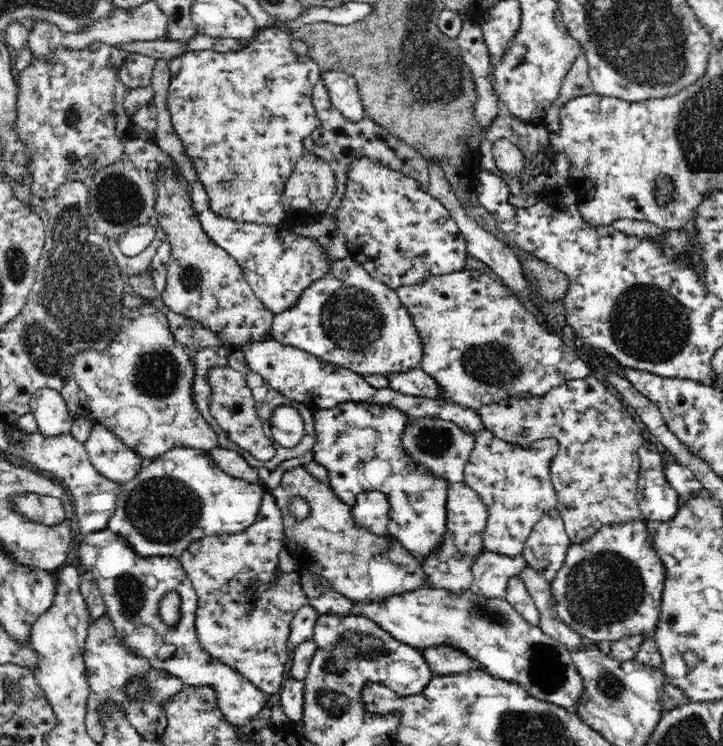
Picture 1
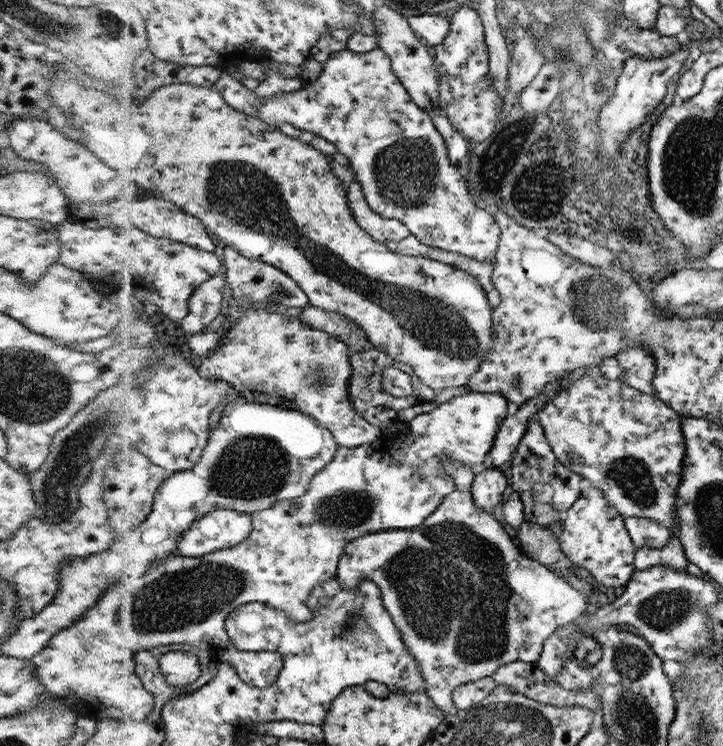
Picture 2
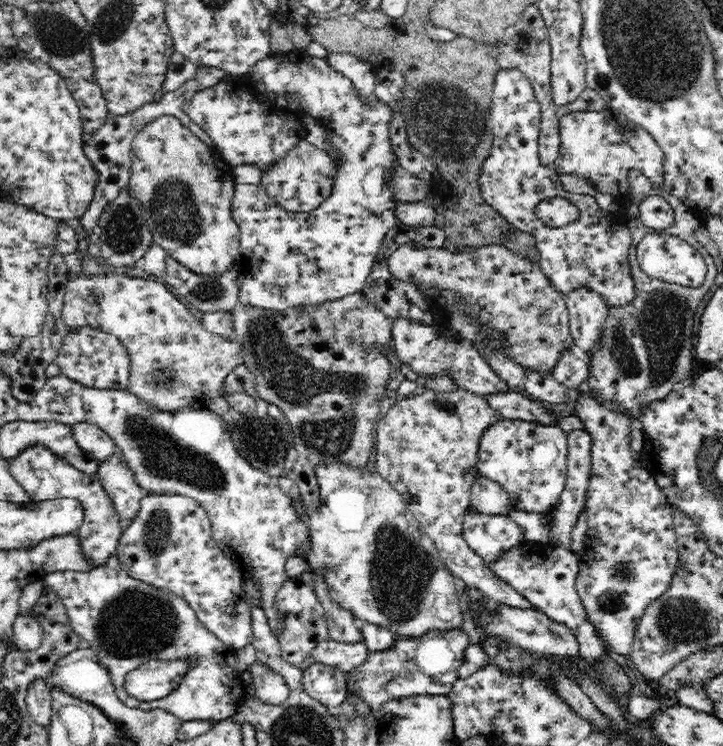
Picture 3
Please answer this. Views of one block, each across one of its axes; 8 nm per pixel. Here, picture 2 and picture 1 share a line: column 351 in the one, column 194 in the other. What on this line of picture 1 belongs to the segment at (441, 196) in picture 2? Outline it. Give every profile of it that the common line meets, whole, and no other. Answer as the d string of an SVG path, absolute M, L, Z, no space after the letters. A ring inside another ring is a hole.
M266 26L258 28L257 35L240 50L234 52L216 52L213 50L192 50L183 52L179 57L169 59L171 83L168 89L167 105L170 109L172 125L176 135L184 143L194 169L198 173L200 182L205 184L206 193L210 200L210 209L228 216L232 220L252 222L256 224L276 224L284 220L286 210L281 204L282 194L285 190L286 181L294 171L295 165L302 159L305 151L306 136L314 132L320 126L320 119L313 103L314 85L321 80L320 67L312 58L298 55L290 47L291 38L284 28Z

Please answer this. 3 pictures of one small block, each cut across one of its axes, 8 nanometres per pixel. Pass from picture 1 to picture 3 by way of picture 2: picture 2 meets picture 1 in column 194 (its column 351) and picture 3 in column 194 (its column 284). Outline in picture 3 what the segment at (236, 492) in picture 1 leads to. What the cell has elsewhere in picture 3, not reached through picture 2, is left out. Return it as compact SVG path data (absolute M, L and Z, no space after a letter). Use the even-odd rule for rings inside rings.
M171 494L144 496L140 502L138 518L134 518L123 529L116 556L128 576L183 598L195 610L204 627L218 636L221 642L234 648L253 645L253 608L242 597L241 572L216 544L212 537L210 517L197 500Z

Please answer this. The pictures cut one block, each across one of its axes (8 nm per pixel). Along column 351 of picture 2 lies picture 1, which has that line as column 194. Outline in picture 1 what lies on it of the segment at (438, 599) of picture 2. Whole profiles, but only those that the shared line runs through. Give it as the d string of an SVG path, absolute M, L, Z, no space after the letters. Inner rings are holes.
M268 487L263 489L263 499L257 519L252 526L237 535L209 536L190 543L181 554L181 563L190 577L199 598L195 618L197 638L202 648L223 664L234 668L262 692L272 695L279 692L284 680L290 624L298 609L310 605L300 585L299 571L281 573L278 570L278 553L282 548L284 533L282 513Z

